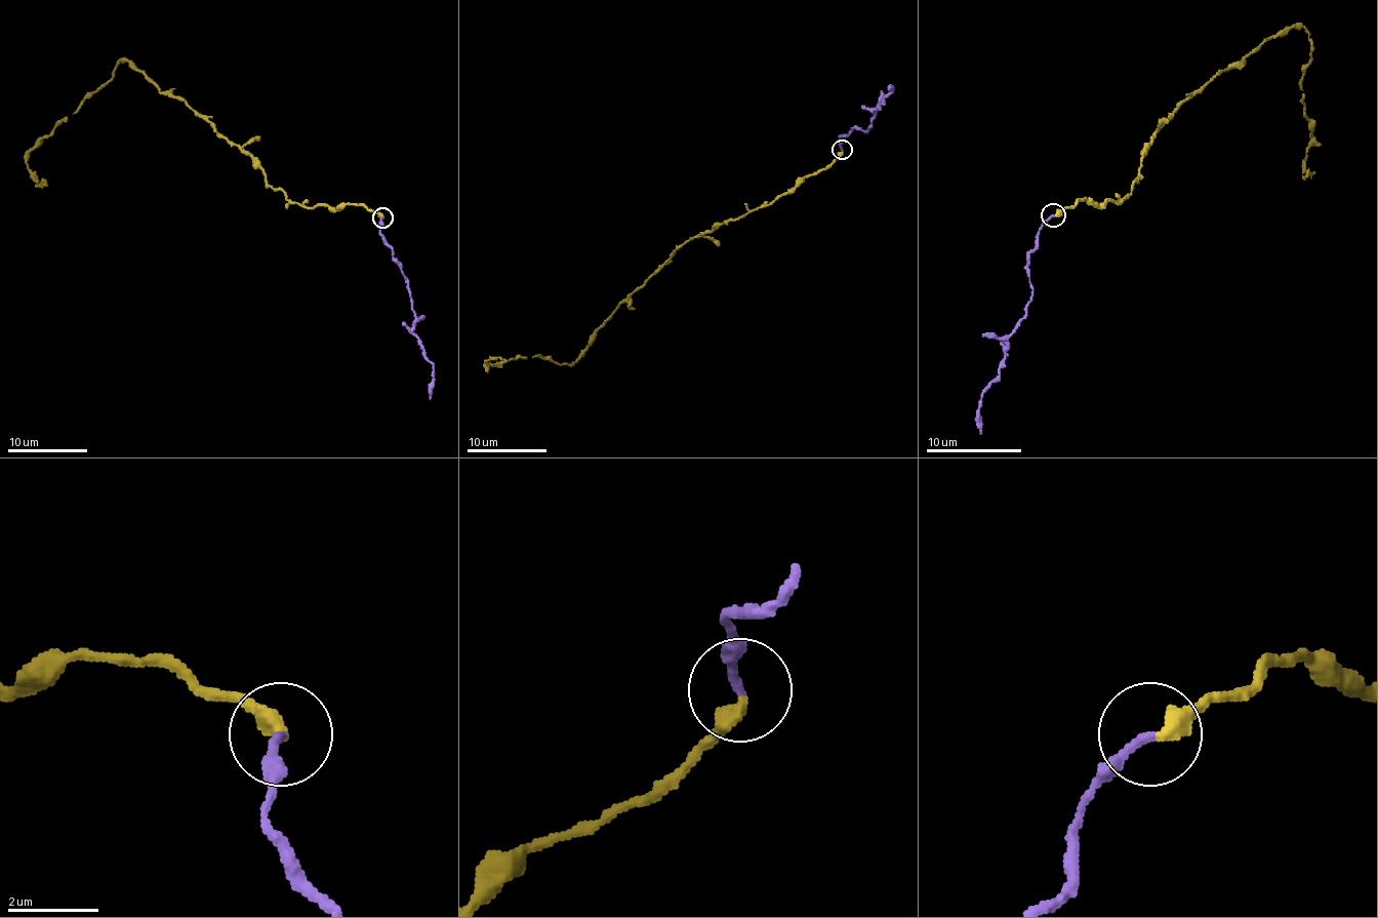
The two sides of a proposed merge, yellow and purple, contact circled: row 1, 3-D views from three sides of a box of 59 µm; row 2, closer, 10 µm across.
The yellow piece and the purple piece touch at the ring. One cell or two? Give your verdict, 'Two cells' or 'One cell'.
One cell

